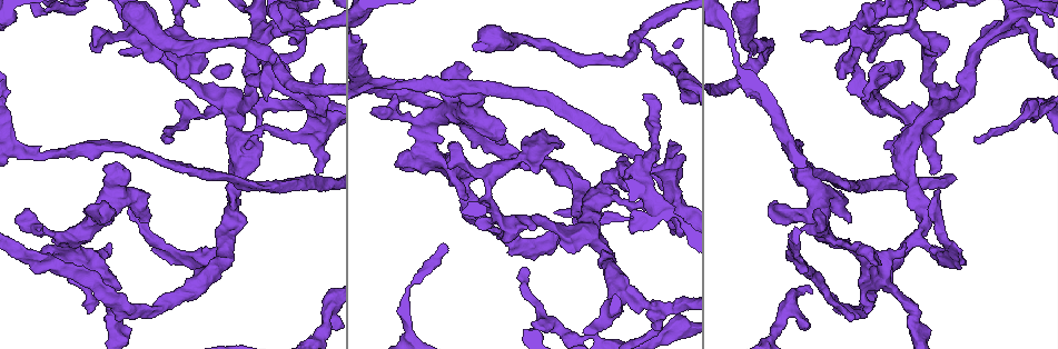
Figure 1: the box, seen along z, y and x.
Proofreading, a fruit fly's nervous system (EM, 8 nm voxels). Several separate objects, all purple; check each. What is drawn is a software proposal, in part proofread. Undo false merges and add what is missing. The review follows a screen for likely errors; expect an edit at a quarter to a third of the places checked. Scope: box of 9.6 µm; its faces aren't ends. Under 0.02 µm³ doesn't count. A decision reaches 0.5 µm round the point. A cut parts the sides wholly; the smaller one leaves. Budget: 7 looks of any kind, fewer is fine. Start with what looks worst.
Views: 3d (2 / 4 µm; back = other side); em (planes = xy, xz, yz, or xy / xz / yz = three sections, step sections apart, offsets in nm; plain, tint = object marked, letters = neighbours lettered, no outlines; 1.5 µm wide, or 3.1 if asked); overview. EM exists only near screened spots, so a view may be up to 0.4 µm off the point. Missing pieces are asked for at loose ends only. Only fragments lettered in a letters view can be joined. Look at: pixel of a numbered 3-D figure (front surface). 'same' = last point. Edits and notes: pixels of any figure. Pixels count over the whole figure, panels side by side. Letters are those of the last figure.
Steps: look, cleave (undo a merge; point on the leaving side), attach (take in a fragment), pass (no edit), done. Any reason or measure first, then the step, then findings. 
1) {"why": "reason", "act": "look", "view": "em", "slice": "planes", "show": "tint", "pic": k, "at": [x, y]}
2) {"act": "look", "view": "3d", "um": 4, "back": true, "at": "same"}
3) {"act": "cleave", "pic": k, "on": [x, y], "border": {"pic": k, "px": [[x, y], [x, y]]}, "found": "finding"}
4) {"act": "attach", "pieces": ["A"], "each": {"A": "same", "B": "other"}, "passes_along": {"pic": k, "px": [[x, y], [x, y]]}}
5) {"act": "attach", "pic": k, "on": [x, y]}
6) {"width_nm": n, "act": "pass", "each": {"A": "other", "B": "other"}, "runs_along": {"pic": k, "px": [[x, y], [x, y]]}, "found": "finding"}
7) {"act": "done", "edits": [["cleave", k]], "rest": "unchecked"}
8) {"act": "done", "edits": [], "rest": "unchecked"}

{"why": "free end", "act": "look", "view": "3d", "um": 2, "pic": 1, "at": [109, 243]}

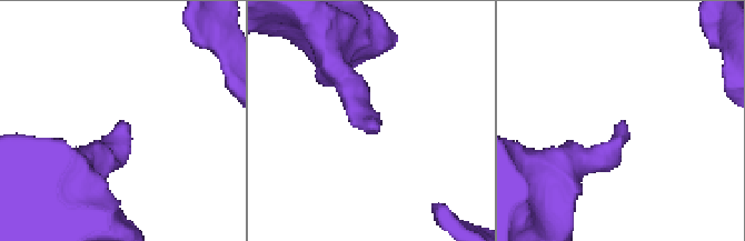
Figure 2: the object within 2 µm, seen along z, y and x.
{"why": "now the EM", "act": "look", "view": "em", "slice": "planes", "show": "letters", "pic": 2, "at": [369, 128]}

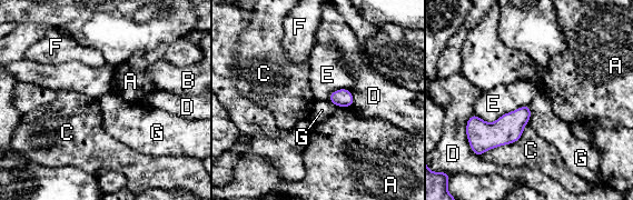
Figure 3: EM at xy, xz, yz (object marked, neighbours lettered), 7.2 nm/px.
{"act": "pass", "each": {"A": "other", "B": "other", "C": "other", "D": "other", "E": "other", "F": "other", "G": "other"}, "border": {"pic": 3, "px": [[531, 106], [528, 121]]}, "found": "none of them fits"}

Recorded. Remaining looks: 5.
{"why": "branch point", "act": "look", "view": "3d", "um": 4, "pic": 1, "at": [904, 140]}

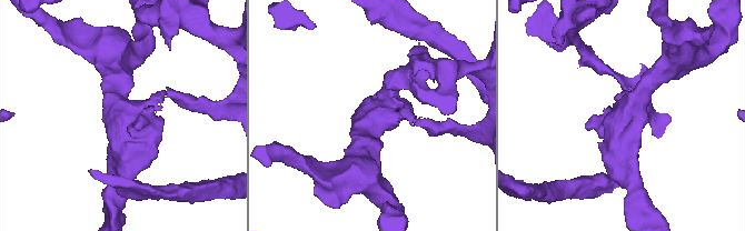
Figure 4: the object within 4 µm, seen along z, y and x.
{"arms": 3, "act": "look", "view": "em", "um": 3.1, "slice": "planes", "show": "letters", "pic": 4, "at": [622, 118]}

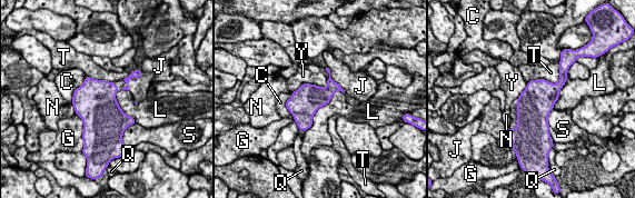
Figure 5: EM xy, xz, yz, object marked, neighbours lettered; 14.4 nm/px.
{"act": "pass", "each": {"C": "other", "G": "other", "J": "other", "L": "other", "N": "other", "Q": "other", "S": "other", "T": "other", "Y": "other"}, "border": {"pic": 5, "px": [[327, 79], [291, 93]]}, "found": "one neuron here"}

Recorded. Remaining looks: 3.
{"why": "an open end", "act": "look", "view": "em", "slice": "planes", "show": "letters", "pic": 1, "at": [677, 147]}

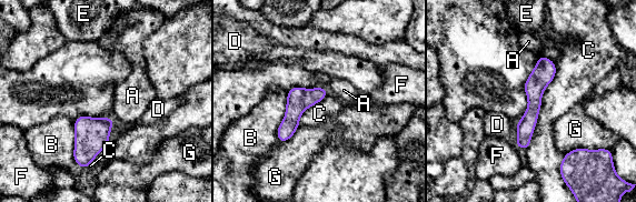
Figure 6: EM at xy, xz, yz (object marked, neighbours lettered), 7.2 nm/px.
{"longest_contact_nm": ["C", 650], "act": "pass", "each": {"A": "other", "B": "other", "C": "other", "D": "other", "E": "other", "F": "other", "G": "other"}, "border": {"pic": 6, "px": [[555, 62], [526, 150]]}, "found": "no lettered fragment goes on from it"}

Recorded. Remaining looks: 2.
{"act": "done", "edits": [], "rest": "unchecked"}

